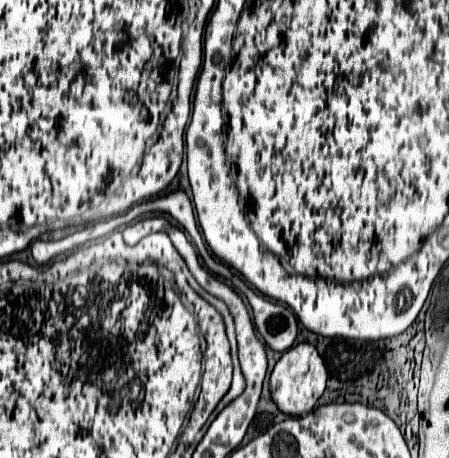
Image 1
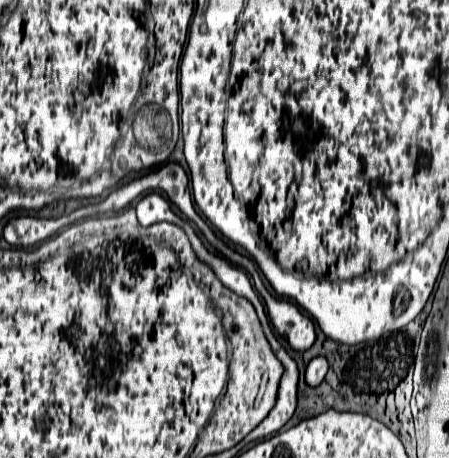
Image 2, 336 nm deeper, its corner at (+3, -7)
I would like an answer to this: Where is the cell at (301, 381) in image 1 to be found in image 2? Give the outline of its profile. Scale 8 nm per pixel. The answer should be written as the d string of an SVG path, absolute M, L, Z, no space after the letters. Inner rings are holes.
M314 357L308 367L306 367L306 385L308 387L318 387L328 371L328 361L324 357Z

